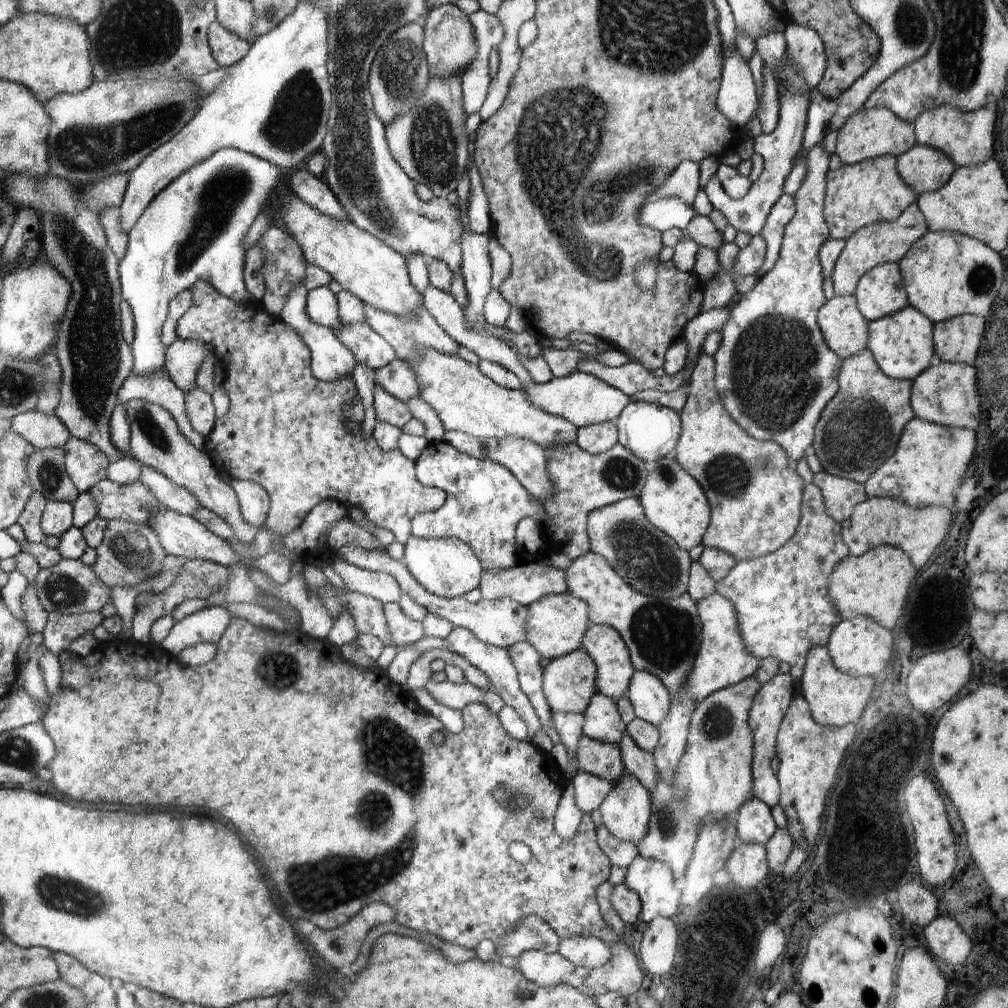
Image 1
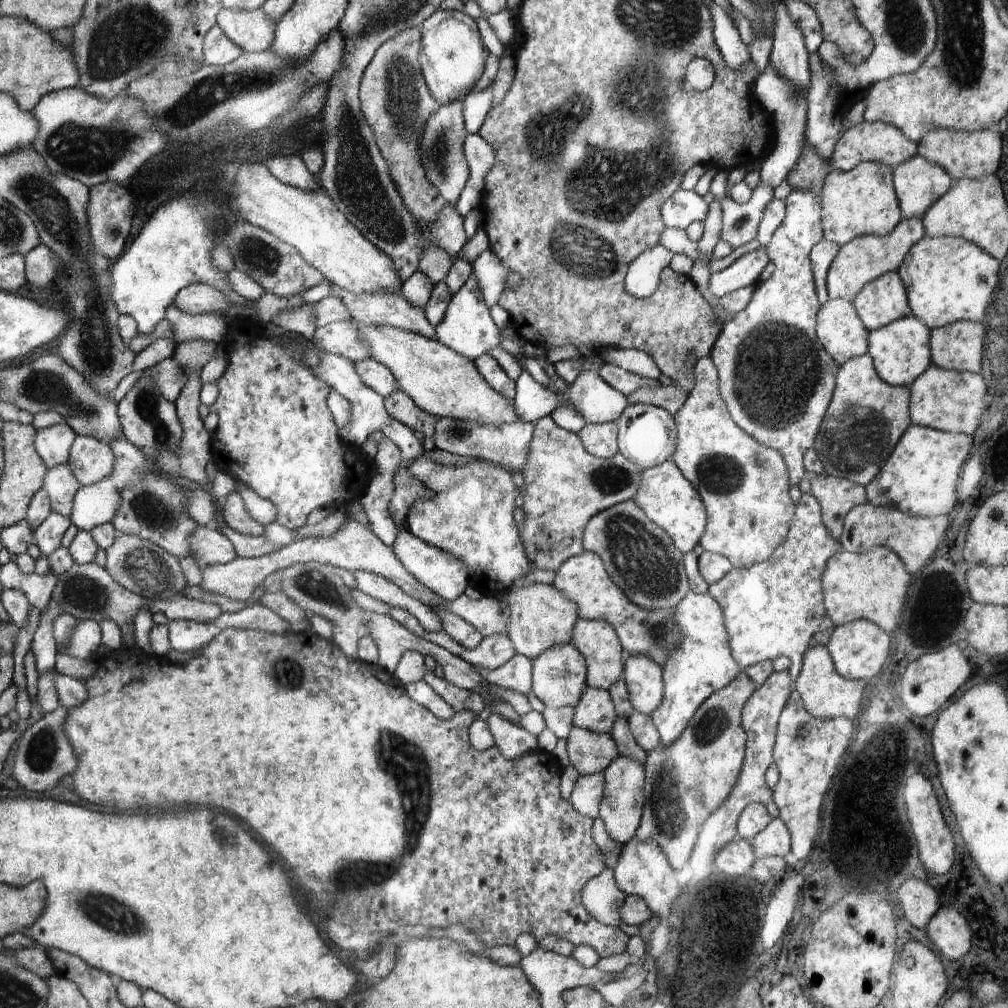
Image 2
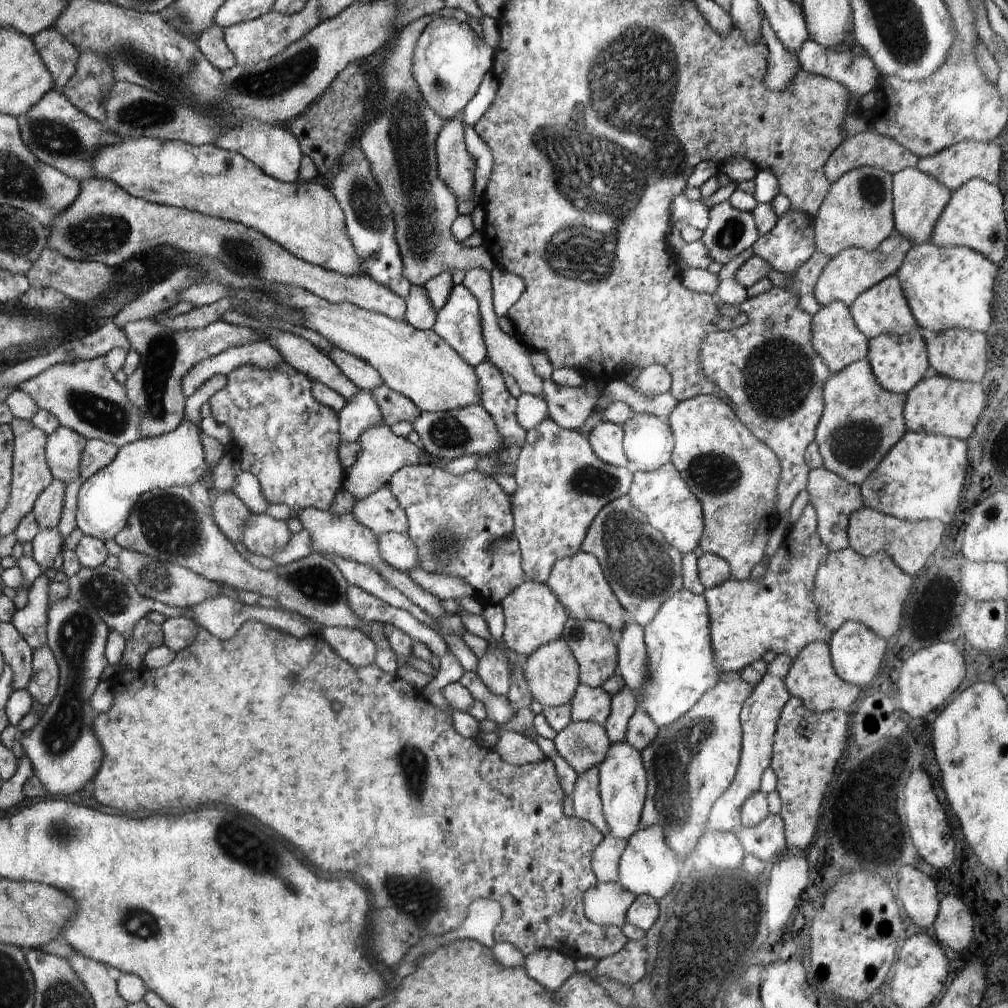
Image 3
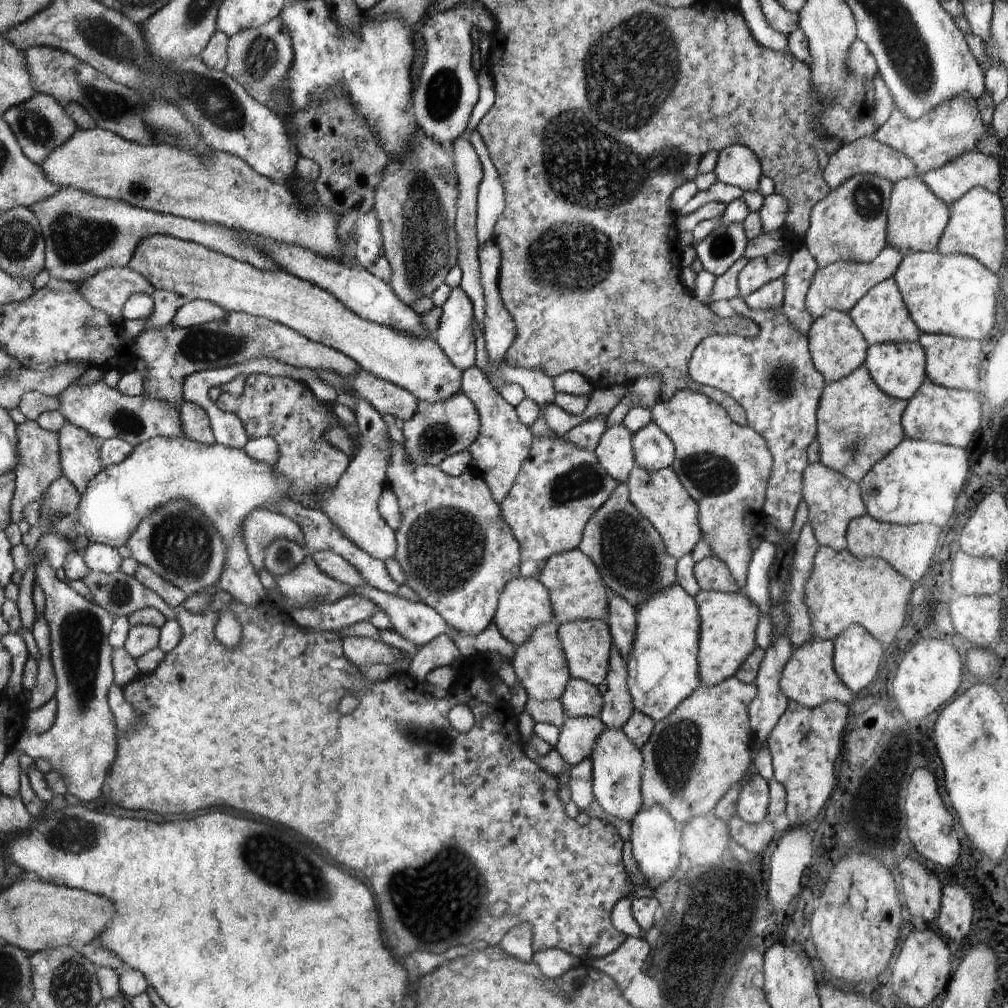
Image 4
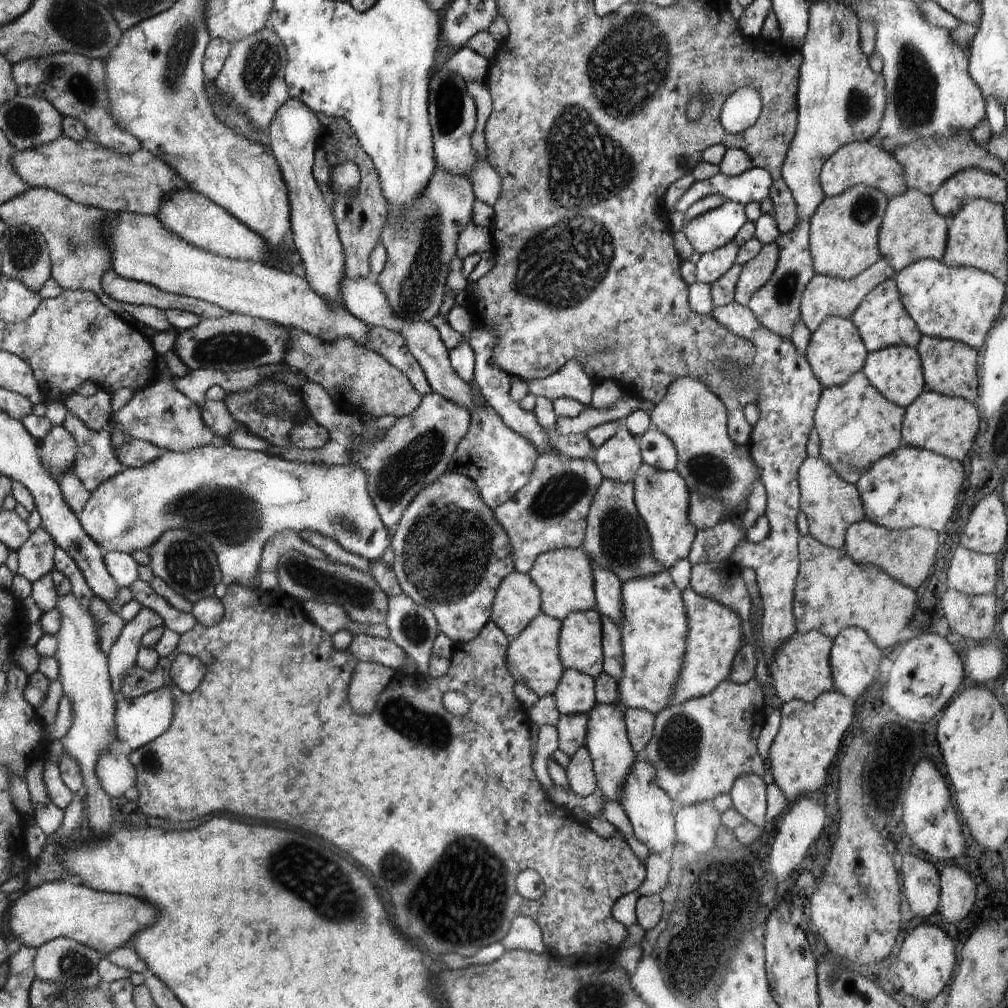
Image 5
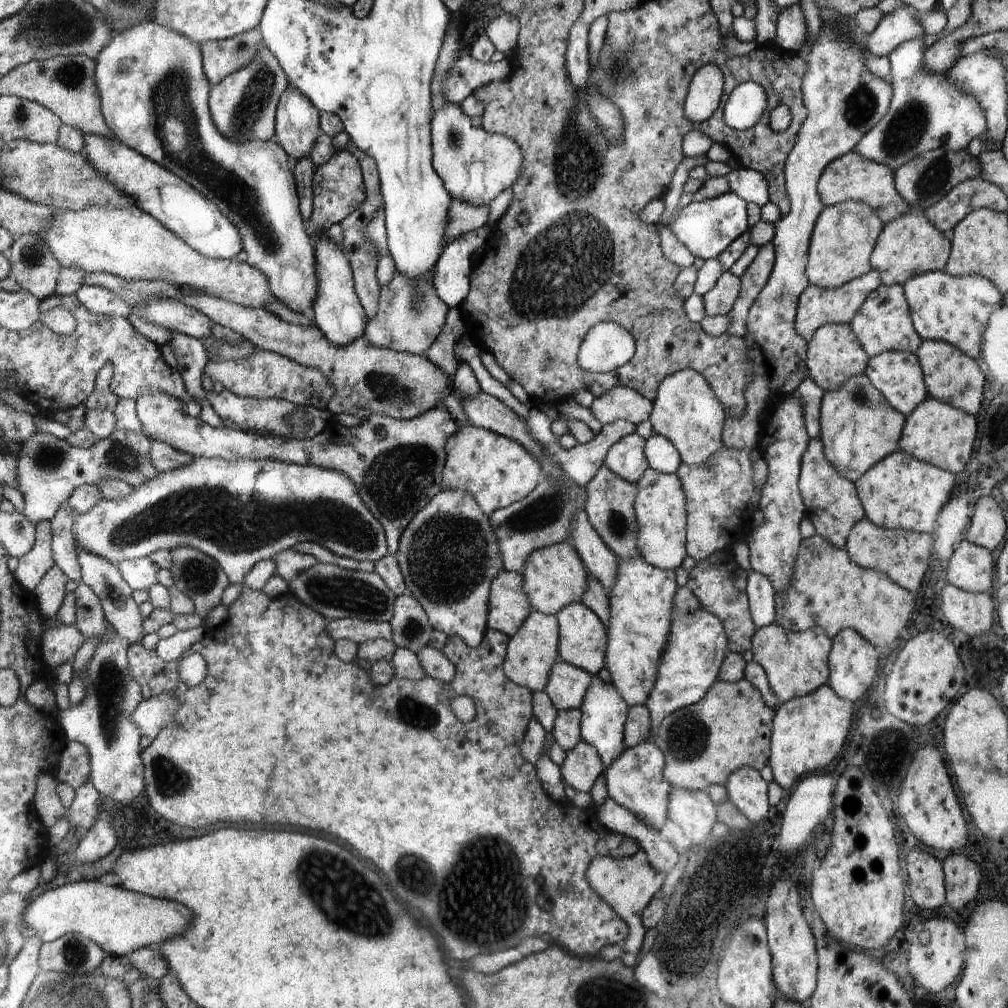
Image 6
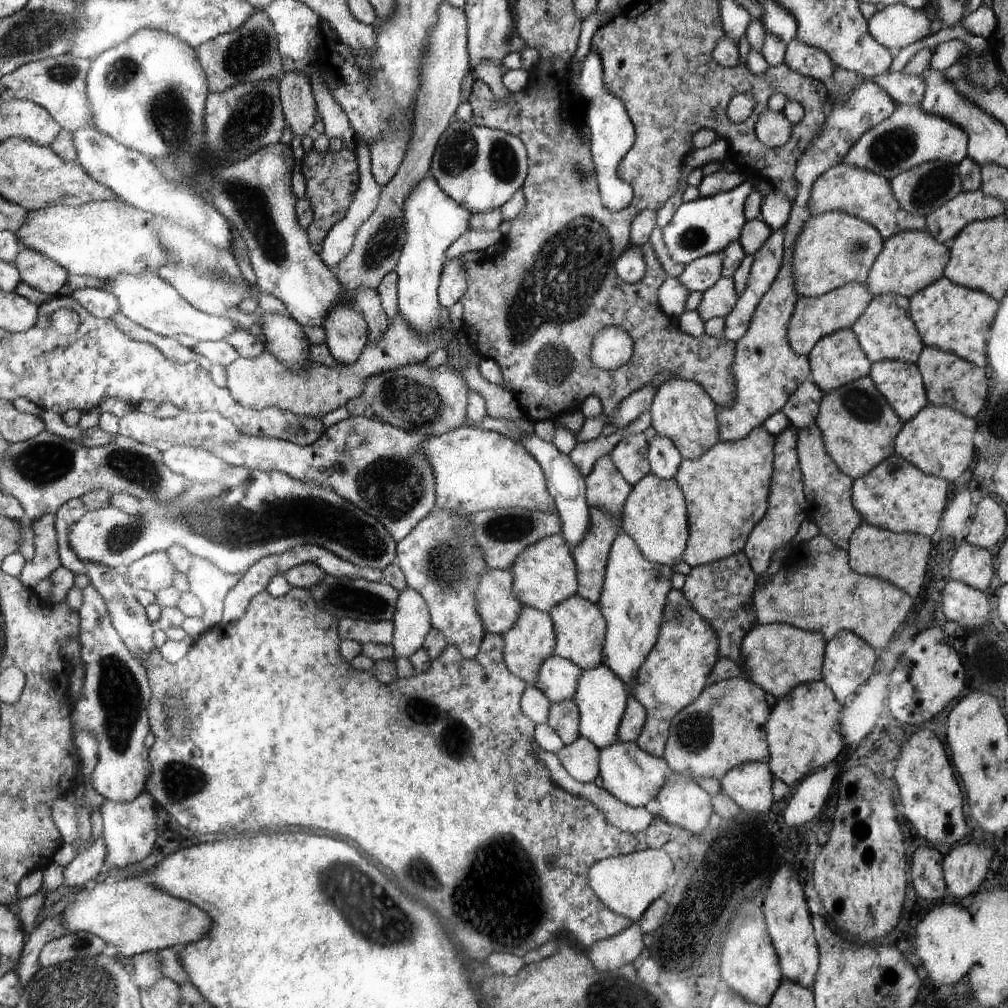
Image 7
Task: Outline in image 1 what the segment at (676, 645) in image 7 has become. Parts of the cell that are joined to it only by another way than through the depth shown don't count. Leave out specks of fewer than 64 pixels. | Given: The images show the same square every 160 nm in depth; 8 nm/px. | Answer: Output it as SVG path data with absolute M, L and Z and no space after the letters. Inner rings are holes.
M814 483L803 488L801 507L799 525L786 544L770 554L738 561L728 575L715 582L715 592L734 605L746 648L761 660L774 657L779 662L786 662L796 682L802 678L808 651L815 646L826 647L832 629L842 620L830 602L828 587L832 571L846 555L850 555L842 540L841 524L826 512L823 494Z

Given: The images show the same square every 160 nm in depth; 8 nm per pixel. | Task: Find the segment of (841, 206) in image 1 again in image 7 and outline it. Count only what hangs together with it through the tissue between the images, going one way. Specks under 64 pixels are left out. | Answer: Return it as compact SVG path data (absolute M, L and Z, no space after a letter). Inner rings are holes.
M840 211L812 215L804 223L797 242L793 246L793 285L800 297L819 297L846 283L866 283L874 261L883 249L881 234L866 221Z

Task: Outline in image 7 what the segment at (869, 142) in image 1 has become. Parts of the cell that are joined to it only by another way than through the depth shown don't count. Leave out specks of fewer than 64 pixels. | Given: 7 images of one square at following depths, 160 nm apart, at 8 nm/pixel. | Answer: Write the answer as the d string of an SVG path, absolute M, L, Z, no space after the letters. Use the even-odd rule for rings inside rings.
M844 162L823 172L811 188L809 213L819 215L830 211L840 211L866 221L878 230L884 241L898 232L924 231L927 225L925 217L906 212L900 206L888 178Z

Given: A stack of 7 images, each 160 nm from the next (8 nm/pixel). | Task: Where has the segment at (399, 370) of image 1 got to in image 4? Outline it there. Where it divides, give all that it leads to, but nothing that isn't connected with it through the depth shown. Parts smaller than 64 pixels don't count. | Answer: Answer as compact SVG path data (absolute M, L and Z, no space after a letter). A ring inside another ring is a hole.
M225 312L223 318L192 328L180 328L170 322L158 330L141 332L135 341L140 362L144 361L149 368L142 395L164 399L175 408L184 402L183 386L189 374L204 369L242 365L260 357L274 359L299 369L324 369L344 376L362 370L355 360L340 351L310 340L286 325L243 312Z

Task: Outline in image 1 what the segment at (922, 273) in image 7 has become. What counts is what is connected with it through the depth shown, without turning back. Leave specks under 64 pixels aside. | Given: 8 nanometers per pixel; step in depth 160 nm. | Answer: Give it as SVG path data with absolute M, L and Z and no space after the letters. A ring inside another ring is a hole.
M916 144L897 158L897 169L918 198L922 193L942 189L956 166L942 151Z

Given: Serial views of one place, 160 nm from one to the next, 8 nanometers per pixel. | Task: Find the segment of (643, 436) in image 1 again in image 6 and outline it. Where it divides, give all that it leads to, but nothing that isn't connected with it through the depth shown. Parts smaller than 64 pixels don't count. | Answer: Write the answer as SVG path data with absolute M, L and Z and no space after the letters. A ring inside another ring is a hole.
M662 435L647 438L644 450L649 467L656 472L675 473L682 463L676 447Z

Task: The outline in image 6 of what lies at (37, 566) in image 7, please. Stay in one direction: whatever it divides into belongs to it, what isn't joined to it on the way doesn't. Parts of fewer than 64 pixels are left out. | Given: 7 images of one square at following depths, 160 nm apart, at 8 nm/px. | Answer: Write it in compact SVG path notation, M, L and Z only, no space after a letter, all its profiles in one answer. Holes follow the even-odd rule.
M51 521L35 525L35 543L30 552L19 558L14 570L17 581L29 591L35 590L40 579L55 565L51 549Z

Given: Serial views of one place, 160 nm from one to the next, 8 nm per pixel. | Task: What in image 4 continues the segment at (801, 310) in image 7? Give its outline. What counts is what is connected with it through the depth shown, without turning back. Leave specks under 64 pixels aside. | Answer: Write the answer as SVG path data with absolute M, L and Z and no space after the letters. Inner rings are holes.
M886 245L869 263L836 261L825 267L818 267L805 296L806 308L814 319L824 316L829 309L848 313L873 286L893 276L903 256L897 248Z

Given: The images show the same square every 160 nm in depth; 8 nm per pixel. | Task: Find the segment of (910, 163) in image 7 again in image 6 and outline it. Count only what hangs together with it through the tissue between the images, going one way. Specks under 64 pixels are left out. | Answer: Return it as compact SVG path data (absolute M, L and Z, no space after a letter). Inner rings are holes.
M923 38L912 39L889 54L893 95L888 112L853 148L864 158L886 165L893 173L915 156L940 147L965 150L971 140L985 135L985 116L978 101L961 93L947 80L947 74L925 70L926 48Z

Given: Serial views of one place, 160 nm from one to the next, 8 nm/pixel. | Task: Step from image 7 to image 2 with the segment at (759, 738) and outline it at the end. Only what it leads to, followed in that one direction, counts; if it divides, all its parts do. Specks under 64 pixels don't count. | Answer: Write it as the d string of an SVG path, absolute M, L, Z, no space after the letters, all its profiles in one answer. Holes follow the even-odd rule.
M740 671L737 677L724 688L713 692L690 718L682 734L669 745L658 745L647 754L645 760L645 798L644 811L640 824L635 832L635 838L639 841L654 841L664 851L666 860L672 868L682 868L692 850L694 840L702 823L725 802L733 791L740 774L745 757L747 736L741 725L741 712L746 701L757 689L753 680L748 678L745 671Z

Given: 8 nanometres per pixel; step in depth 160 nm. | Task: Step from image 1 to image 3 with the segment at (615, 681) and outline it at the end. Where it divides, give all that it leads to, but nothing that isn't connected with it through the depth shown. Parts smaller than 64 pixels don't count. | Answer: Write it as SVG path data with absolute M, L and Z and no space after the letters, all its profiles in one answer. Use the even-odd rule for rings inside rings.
M569 619L562 637L580 666L580 681L582 685L592 688L602 687L616 672L618 664L617 644L614 644L610 628L601 621Z

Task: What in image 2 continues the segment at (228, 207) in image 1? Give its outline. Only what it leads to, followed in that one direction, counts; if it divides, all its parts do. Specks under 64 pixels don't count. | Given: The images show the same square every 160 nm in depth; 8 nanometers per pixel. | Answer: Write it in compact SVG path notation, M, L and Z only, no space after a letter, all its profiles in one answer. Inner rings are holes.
M180 196L172 198L158 212L152 212L143 224L130 248L113 266L113 298L122 314L132 316L137 322L138 334L150 334L158 322L166 317L168 306L173 304L178 292L190 284L208 284L220 290L232 304L248 306L250 302L234 292L229 272L212 266L214 230L220 214L218 204L208 196Z

